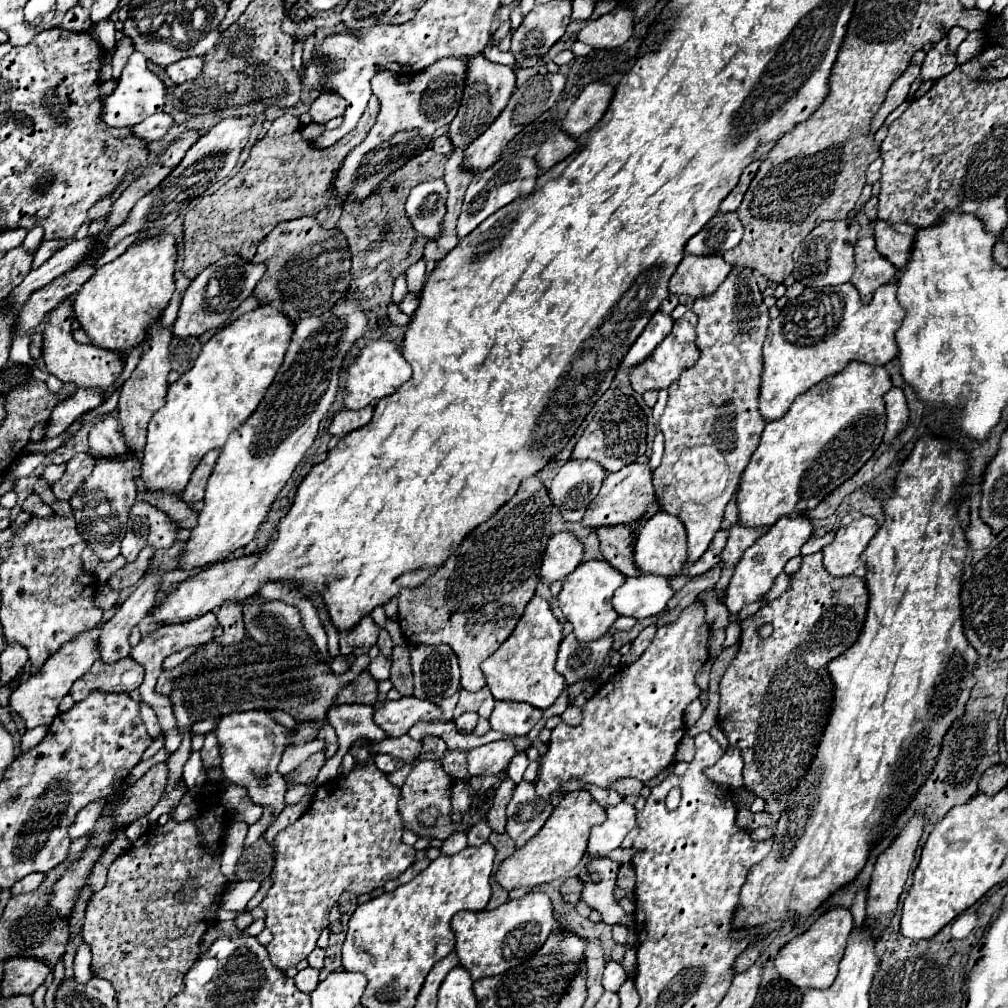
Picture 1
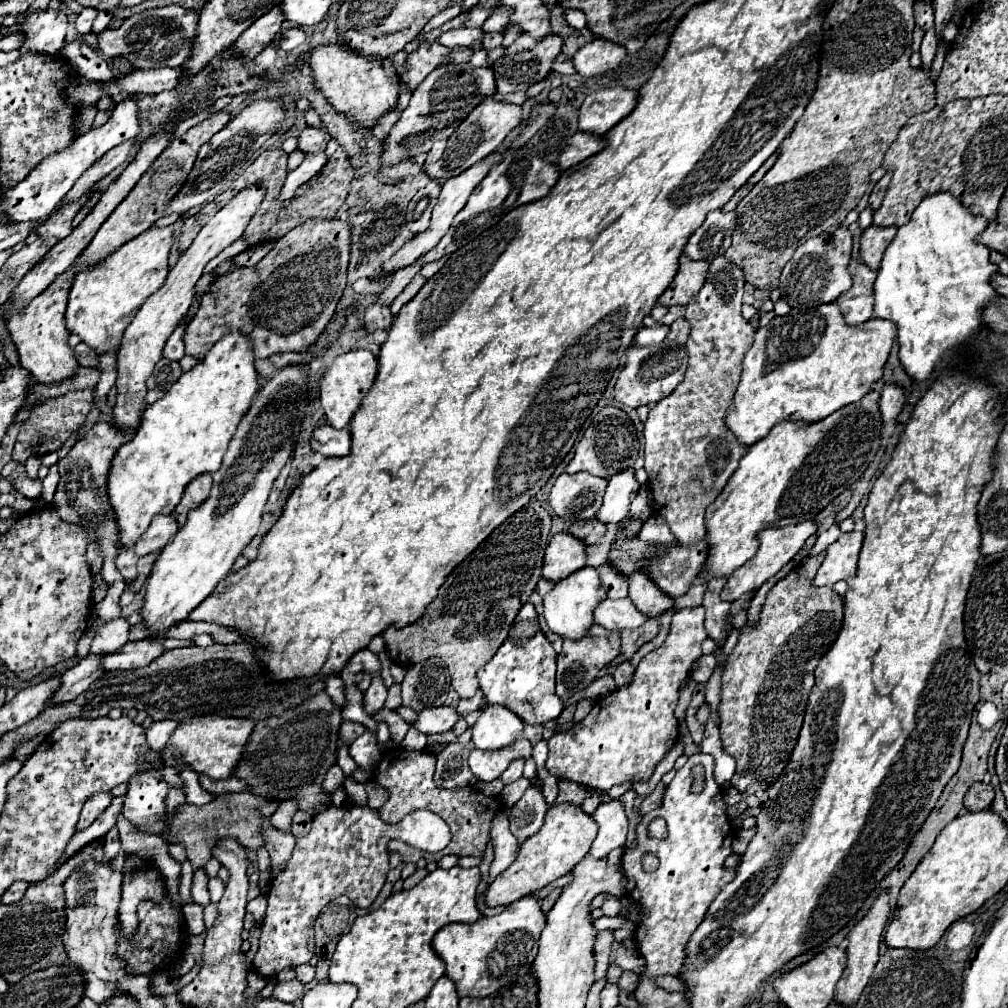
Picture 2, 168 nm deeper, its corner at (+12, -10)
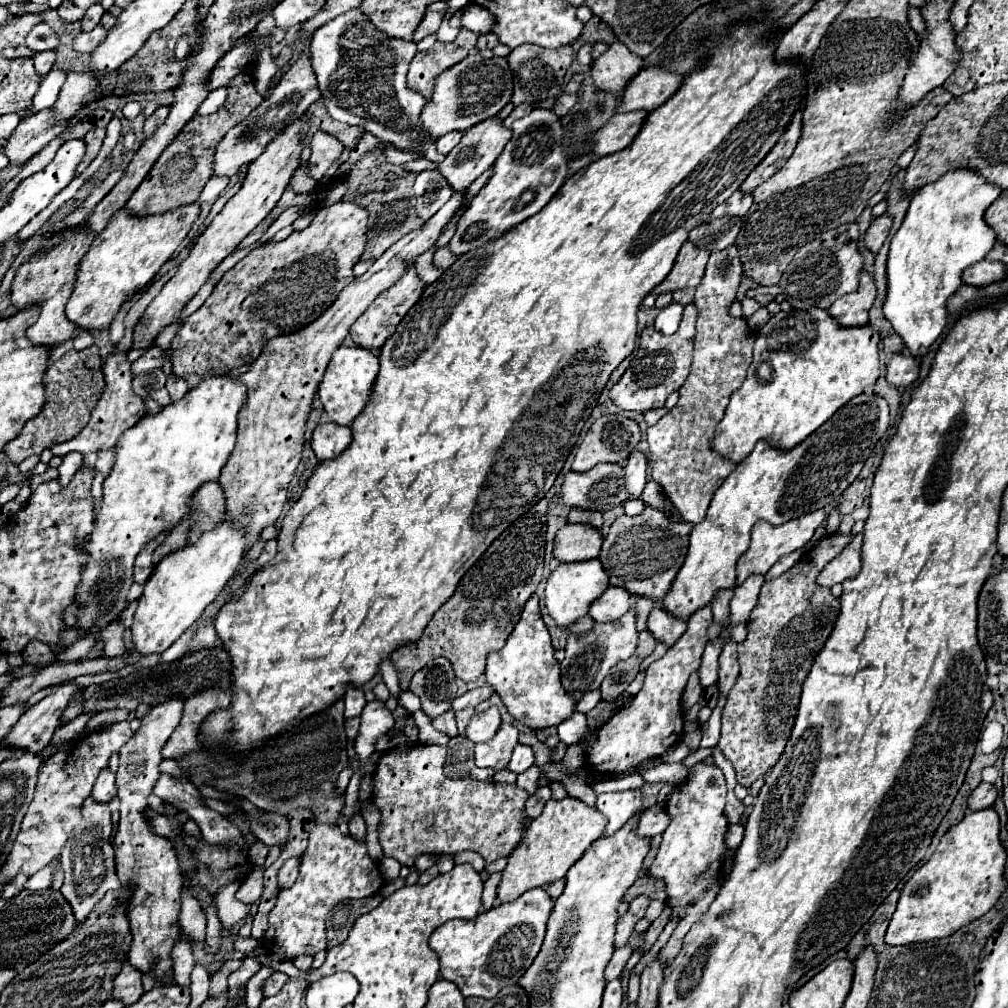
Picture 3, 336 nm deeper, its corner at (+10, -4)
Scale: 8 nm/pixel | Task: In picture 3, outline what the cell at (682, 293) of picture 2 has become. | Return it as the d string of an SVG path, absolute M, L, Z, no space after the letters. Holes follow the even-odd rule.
M686 242L680 248L680 254L676 258L676 264L674 264L670 276L666 276L666 280L660 286L656 286L652 292L658 296L664 292L696 288L698 282L702 280L708 256L710 256L708 250L698 250L690 242Z

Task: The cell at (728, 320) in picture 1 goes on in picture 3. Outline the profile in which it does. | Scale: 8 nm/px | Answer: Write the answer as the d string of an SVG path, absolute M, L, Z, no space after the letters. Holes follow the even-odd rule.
M734 244L710 254L704 278L694 294L698 320L690 374L678 390L678 404L668 410L668 414L662 416L654 426L648 428L652 478L662 486L664 496L674 504L682 520L690 524L698 524L706 518L712 494L736 468L730 458L724 458L722 454L712 450L710 442L718 420L724 416L730 394L742 386L746 370L752 364L752 346L756 336L744 316L734 318L728 312L732 302L736 300L742 276L744 270Z

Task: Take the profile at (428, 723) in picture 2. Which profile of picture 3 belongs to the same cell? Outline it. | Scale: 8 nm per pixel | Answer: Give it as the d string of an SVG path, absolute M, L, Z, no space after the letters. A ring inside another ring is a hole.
M484 686L484 688L476 688L476 690L468 690L466 694L462 694L460 698L456 698L454 702L452 702L452 712L456 714L456 712L460 712L460 710L464 710L464 708L468 708L468 706L472 706L472 708L476 708L482 700L486 700L486 698L490 698L494 694L494 690L490 688L490 686Z

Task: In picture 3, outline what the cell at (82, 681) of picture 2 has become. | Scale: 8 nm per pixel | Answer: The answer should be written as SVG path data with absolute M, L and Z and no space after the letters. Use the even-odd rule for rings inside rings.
M74 682L60 684L52 694L30 706L10 730L10 734L2 740L2 744L14 748L28 748L28 752L34 754L42 752L50 744L60 724L62 710L70 704L70 698L74 698L74 690L78 688L80 686Z

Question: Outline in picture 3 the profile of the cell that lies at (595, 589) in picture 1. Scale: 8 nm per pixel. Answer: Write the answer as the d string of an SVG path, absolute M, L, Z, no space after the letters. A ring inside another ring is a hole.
M586 560L586 562L574 562L574 564L560 564L546 582L546 608L552 620L560 628L568 628L572 622L588 614L588 608L592 602L604 594L604 590L610 586L608 574L602 568L600 560Z

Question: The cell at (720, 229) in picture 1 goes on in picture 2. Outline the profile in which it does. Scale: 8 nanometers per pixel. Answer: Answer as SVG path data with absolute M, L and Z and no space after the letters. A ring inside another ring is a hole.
M714 210L706 216L704 224L688 238L684 254L692 260L712 262L716 256L730 248L732 232L736 224L736 212Z

